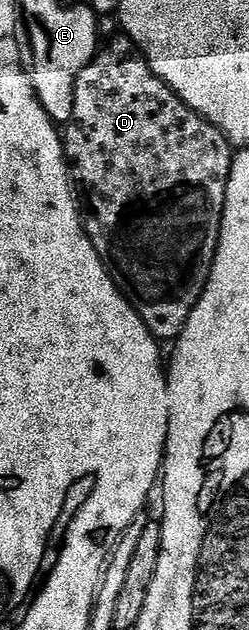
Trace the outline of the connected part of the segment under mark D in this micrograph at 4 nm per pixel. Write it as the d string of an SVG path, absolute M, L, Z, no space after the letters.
M118 37L107 48L105 46L95 58L83 68L76 79L75 96L69 101L71 120L67 123L67 132L63 135L62 154L69 160L69 170L77 202L81 208L83 228L87 230L93 249L101 257L105 269L119 286L119 291L133 305L133 309L145 321L152 335L160 341L174 341L179 338L181 329L185 329L185 321L189 321L189 313L201 301L201 293L205 293L205 285L211 279L211 270L215 264L215 254L219 248L219 230L223 224L223 210L227 196L227 179L231 176L233 144L224 137L205 117L198 115L157 73L153 73L151 64L144 59L132 39Z

